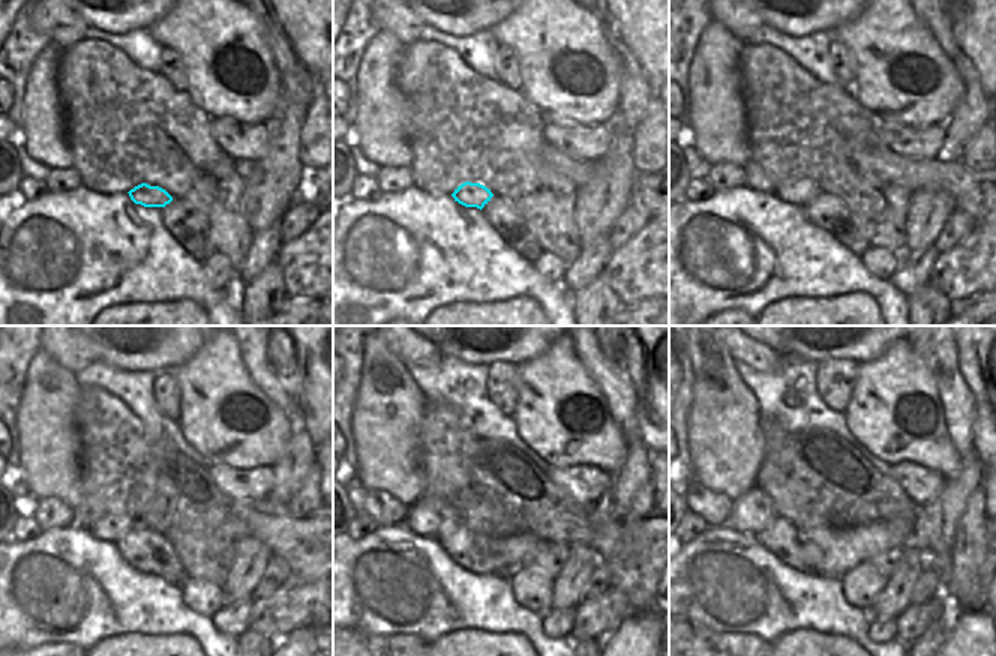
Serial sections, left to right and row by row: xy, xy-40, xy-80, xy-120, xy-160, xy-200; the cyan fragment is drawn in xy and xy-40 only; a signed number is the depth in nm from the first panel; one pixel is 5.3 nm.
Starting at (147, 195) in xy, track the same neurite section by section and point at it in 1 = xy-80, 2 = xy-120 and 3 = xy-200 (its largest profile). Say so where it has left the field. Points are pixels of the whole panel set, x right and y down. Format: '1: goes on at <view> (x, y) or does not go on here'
1: goes on at xy-80 (800, 191)
2: goes on at xy-120 (111, 529)
3: goes on at xy-200 (752, 512)

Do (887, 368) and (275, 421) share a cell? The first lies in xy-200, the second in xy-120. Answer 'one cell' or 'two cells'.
one cell

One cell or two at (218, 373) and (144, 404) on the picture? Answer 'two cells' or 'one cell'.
two cells

